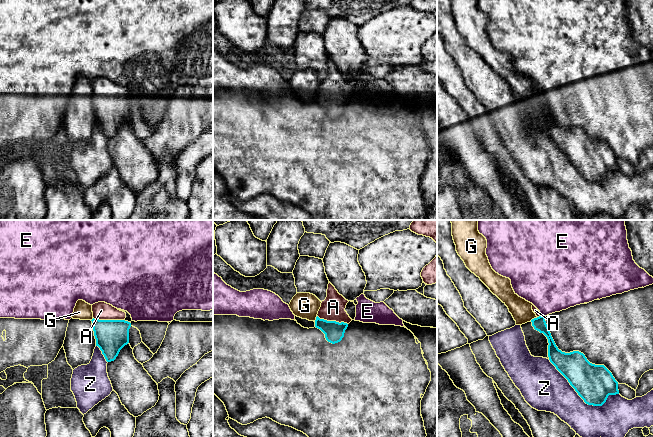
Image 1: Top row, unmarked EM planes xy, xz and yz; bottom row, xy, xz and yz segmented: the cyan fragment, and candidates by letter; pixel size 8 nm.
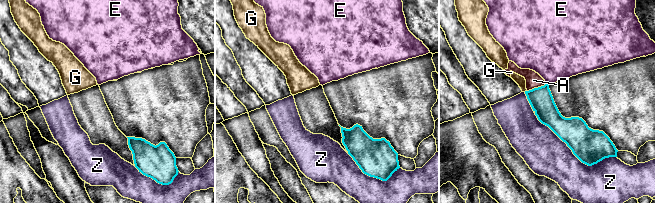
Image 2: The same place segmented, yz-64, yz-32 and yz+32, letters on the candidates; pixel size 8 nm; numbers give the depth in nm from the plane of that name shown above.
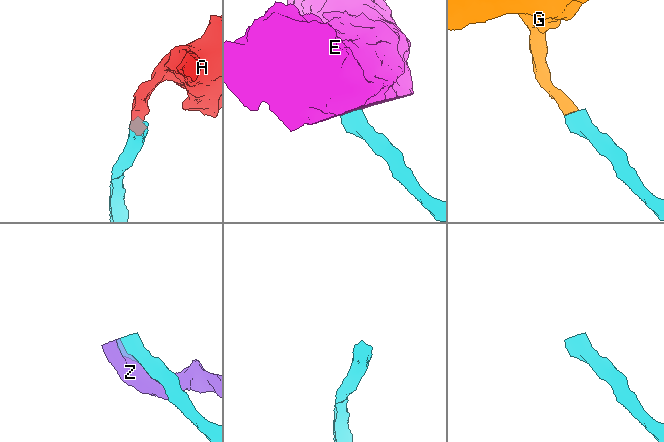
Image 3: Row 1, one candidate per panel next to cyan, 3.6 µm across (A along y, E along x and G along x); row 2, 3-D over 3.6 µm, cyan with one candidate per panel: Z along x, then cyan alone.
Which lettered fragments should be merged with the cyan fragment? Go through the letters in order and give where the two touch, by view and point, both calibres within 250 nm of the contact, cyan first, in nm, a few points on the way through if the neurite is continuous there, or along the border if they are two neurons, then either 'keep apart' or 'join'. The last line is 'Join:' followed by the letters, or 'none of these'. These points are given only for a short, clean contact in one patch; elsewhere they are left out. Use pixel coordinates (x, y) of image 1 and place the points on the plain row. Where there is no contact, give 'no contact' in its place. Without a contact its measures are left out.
A: contact xy (108, 96); calibres 260 and 140 nm; way xy (111, 112), (108, 96), (101, 86); join
E: contact yz (543, 92); calibres 110 and 420 nm; border yz (541, 91), (544, 93); keep apart
G: contact yz (534, 94); calibres 110 and 170 nm; border yz (537, 93), (530, 96); keep apart
Z: contact yz (581, 173); calibres 300 and 320 nm; keep apart
Join: A

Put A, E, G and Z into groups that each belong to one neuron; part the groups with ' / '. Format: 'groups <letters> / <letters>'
groups A / E / G / Z

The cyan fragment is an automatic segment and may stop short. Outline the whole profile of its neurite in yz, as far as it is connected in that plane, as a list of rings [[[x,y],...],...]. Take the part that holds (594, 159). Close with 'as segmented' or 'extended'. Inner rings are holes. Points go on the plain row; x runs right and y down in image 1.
[[[532,81],[536,94],[532,95],[535,106],[548,115],[548,133],[556,145],[568,156],[578,171],[588,181],[602,182],[609,171],[619,170],[618,158],[604,141],[590,139],[579,127],[562,128],[556,122],[545,93]]] | extended

